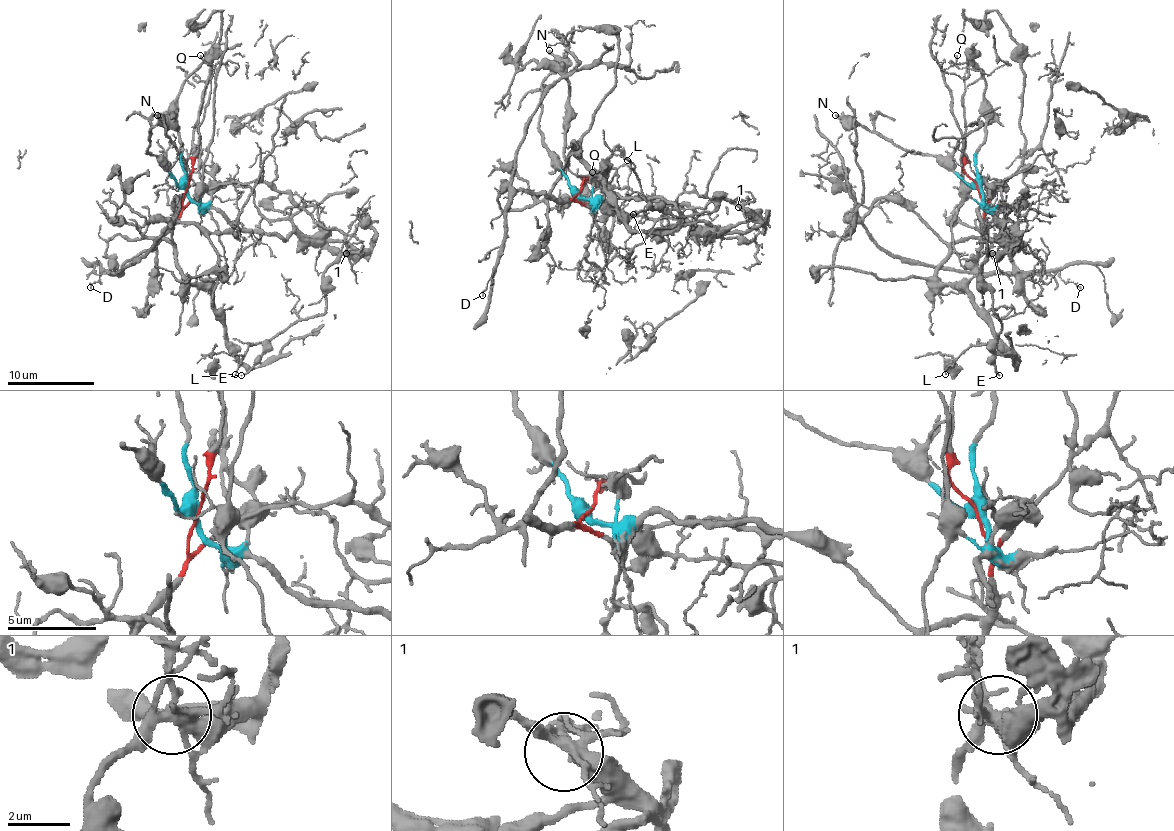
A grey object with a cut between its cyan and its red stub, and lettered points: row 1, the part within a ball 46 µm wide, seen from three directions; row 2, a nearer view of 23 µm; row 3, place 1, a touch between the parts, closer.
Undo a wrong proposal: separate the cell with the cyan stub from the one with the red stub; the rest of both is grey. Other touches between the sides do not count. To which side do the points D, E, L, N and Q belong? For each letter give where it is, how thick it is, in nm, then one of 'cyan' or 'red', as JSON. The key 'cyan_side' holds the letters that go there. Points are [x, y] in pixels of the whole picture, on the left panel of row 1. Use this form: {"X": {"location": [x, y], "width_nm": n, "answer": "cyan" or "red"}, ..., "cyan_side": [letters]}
{"D": {"location": [90, 287], "width_nm": 140, "answer": "red"}, "E": {"location": [241, 375], "width_nm": 110, "answer": "cyan"}, "L": {"location": [235, 374], "width_nm": 110, "answer": "cyan"}, "N": {"location": [157, 115], "width_nm": 240, "answer": "cyan"}, "Q": {"location": [200, 55], "width_nm": 160, "answer": "cyan"}, "cyan_side": ["E", "L", "N", "Q"]}

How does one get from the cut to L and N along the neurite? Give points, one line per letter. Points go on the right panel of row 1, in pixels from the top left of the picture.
L: (979, 186), (983, 234), (1005, 234), (1018, 247), (992, 253), (981, 271), (998, 336), (966, 349), (944, 375)
N: (979, 186), (962, 179), (936, 156), (905, 151), (858, 123), (842, 121), (836, 114)

